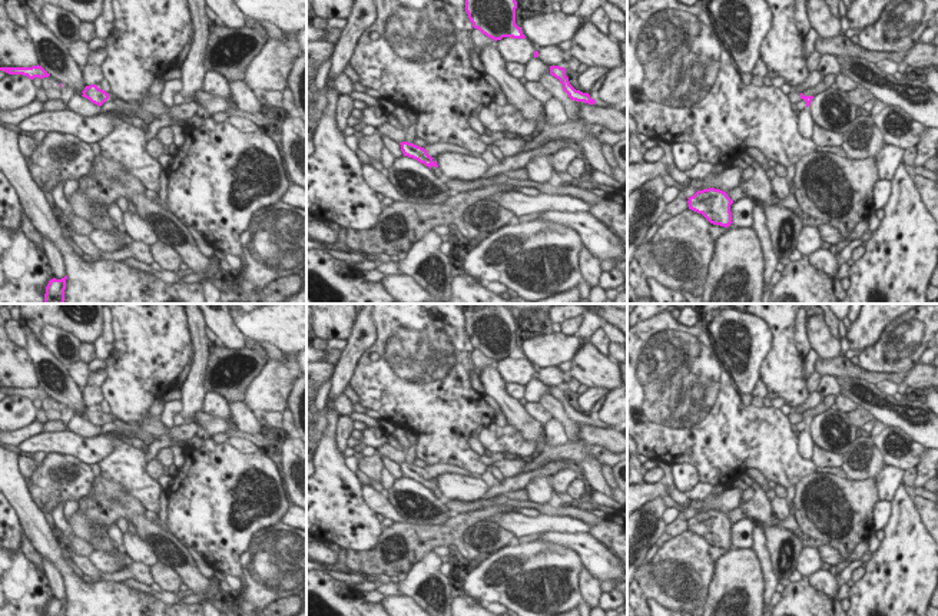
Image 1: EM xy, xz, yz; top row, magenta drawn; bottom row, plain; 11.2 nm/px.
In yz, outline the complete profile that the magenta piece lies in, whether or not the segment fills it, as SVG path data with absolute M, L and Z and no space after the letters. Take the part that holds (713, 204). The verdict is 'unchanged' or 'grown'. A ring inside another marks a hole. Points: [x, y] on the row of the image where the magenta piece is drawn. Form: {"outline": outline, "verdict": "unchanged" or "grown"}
{"outline": "M709 188L697 191L687 199L689 209L702 213L710 223L725 228L733 223L730 212L730 205L733 201L727 196L726 192Z", "verdict": "unchanged"}

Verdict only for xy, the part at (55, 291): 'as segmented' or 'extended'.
as segmented

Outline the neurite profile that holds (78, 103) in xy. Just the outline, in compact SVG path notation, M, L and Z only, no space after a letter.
M76 92L67 102L67 107L84 117L96 116L100 113L100 106L92 103L89 99Z

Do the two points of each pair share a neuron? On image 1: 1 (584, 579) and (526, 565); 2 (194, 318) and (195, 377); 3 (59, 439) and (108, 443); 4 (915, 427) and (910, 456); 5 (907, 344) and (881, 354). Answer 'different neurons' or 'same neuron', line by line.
1: different neurons
2: same neuron
3: same neuron
4: different neurons
5: same neuron

